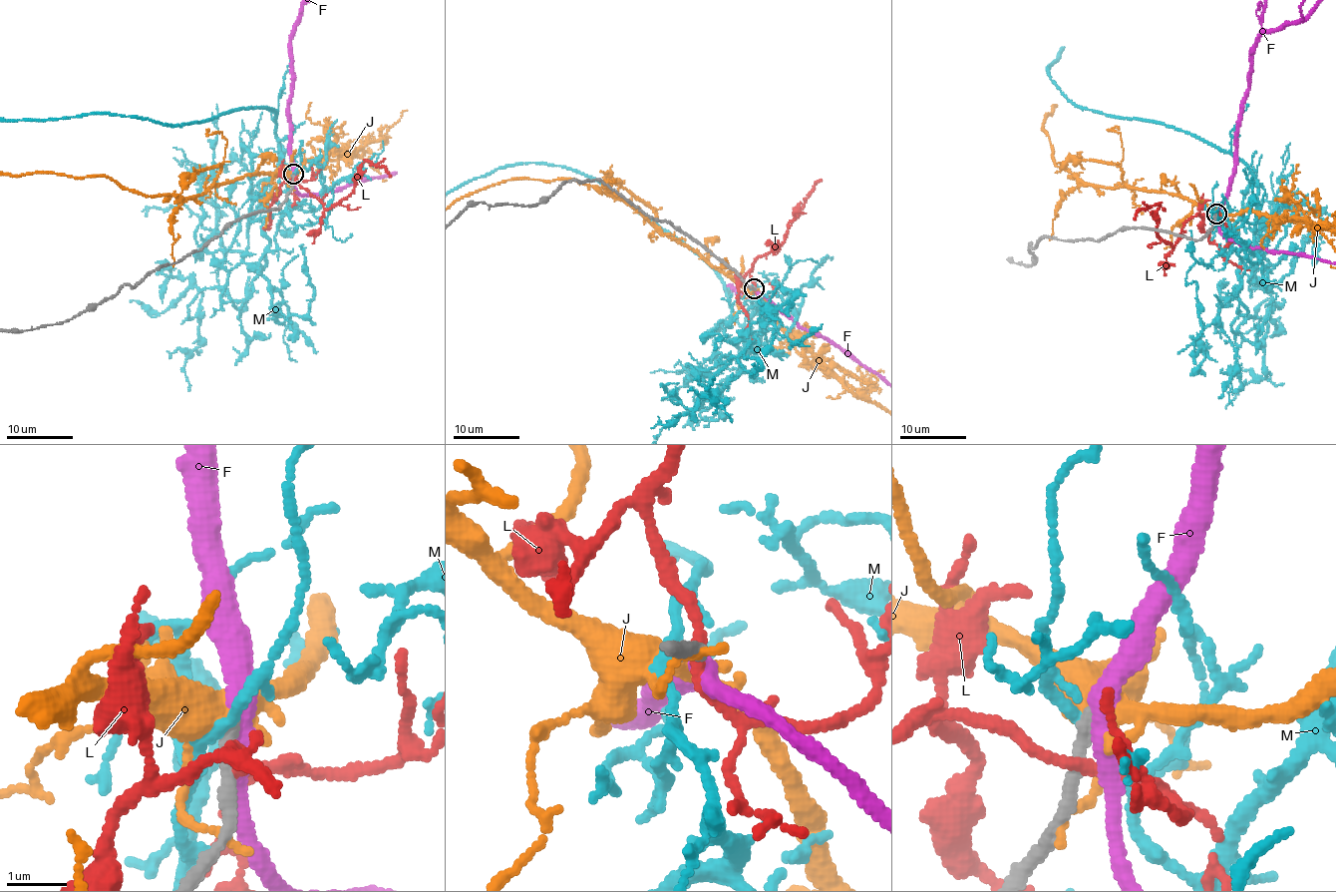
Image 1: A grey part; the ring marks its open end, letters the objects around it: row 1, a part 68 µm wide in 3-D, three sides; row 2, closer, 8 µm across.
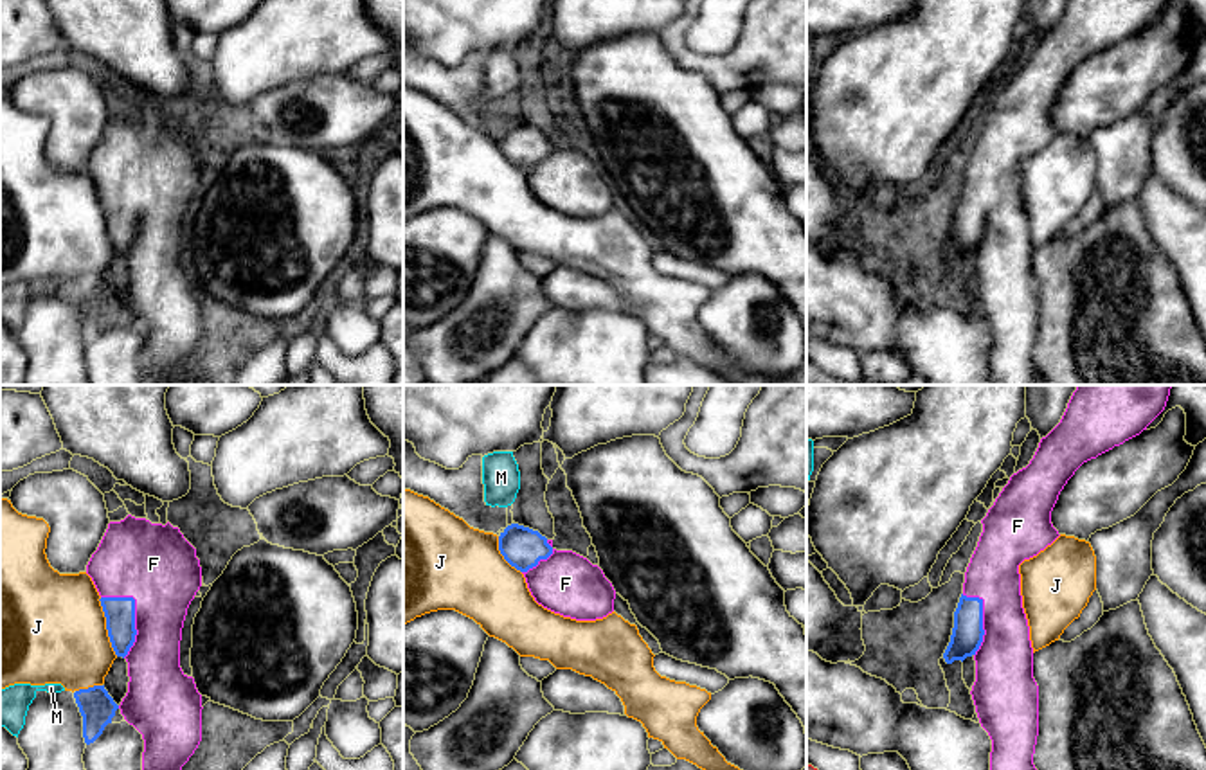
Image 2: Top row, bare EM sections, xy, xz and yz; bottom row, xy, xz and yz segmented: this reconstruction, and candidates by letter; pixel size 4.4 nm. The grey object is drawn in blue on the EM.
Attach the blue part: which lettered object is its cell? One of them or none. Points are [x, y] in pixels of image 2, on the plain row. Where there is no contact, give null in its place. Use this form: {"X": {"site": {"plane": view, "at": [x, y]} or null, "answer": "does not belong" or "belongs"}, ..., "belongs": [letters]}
{"F": {"site": {"plane": "xy", "at": [134, 209]}, "answer": "belongs"}, "J": {"site": {"plane": "xy", "at": [107, 223]}, "answer": "does not belong"}, "L": {"site": null, "answer": "does not belong"}, "M": {"site": null, "answer": "does not belong"}, "belongs": ["F"]}

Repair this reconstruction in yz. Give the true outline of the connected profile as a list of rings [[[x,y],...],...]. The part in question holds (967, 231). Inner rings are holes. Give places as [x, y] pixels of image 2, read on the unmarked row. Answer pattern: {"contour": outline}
{"contour": [[[1067,0],[1060,20],[1040,36],[1030,61],[1013,70],[986,113],[983,130],[965,169],[963,191],[954,209],[947,261],[972,254],[976,279],[972,297],[981,324],[992,336],[992,385],[1042,385],[1033,362],[1039,333],[1039,282],[1033,275],[1033,245],[1022,205],[1019,162],[1037,153],[1060,131],[1051,108],[1060,88],[1087,58],[1139,32],[1165,7],[1166,0]]]}

